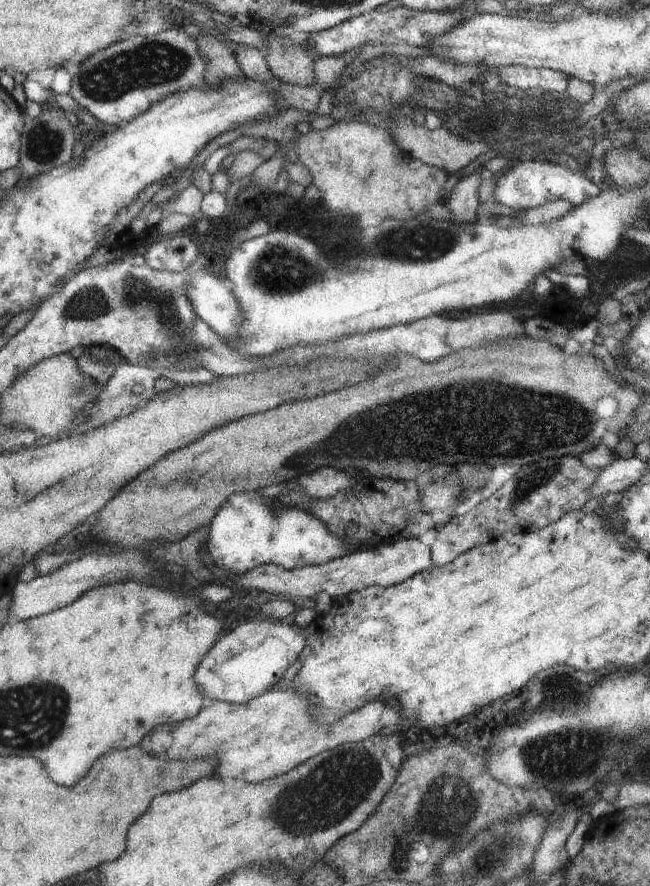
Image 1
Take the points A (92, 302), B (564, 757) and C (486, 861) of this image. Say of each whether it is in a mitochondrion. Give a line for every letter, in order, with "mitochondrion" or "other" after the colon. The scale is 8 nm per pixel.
A: mitochondrion
B: mitochondrion
C: mitochondrion

